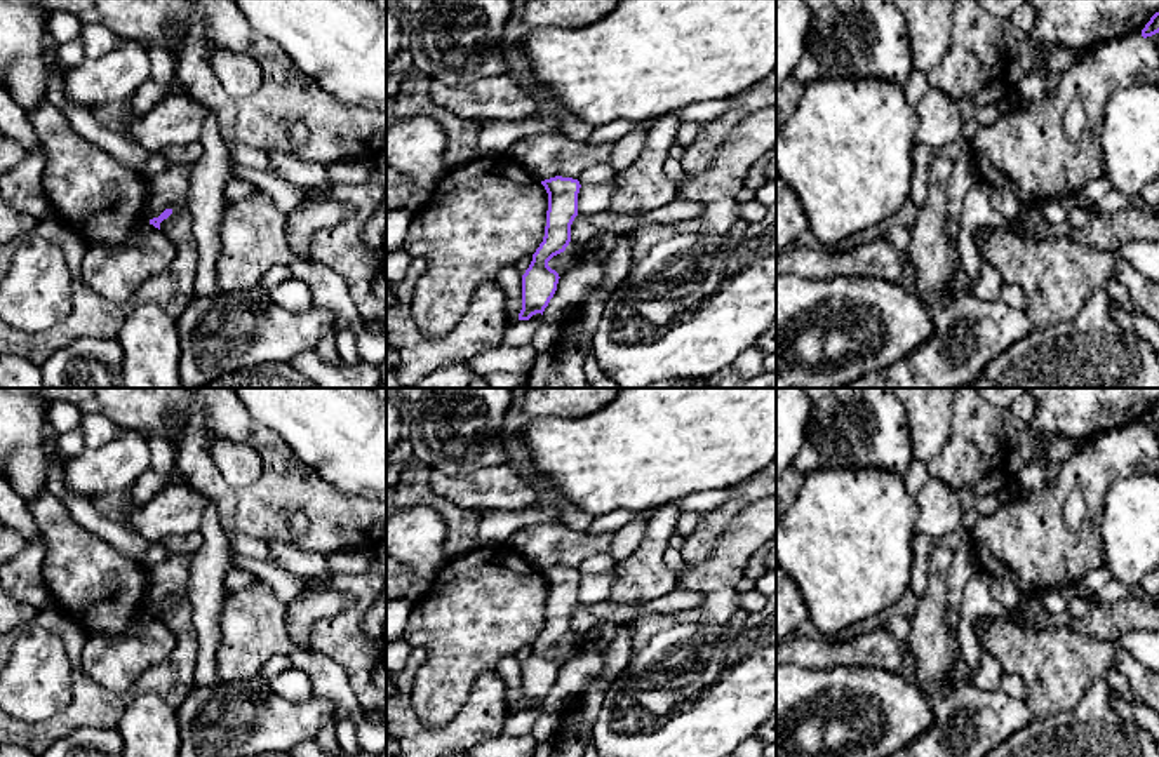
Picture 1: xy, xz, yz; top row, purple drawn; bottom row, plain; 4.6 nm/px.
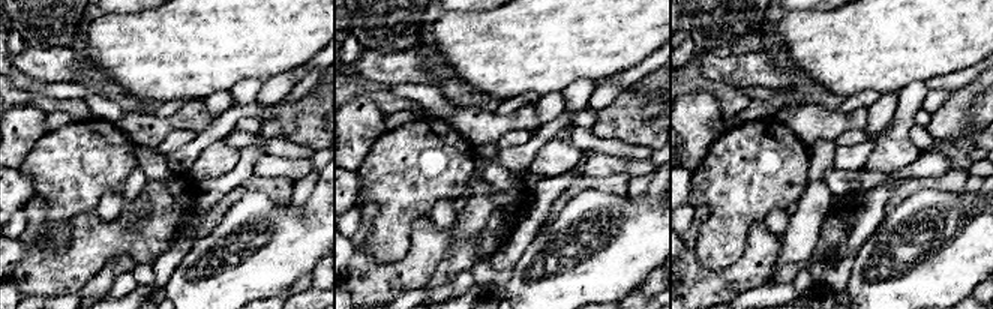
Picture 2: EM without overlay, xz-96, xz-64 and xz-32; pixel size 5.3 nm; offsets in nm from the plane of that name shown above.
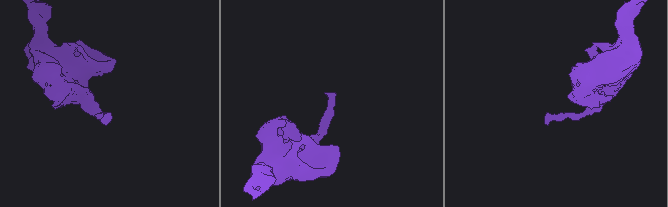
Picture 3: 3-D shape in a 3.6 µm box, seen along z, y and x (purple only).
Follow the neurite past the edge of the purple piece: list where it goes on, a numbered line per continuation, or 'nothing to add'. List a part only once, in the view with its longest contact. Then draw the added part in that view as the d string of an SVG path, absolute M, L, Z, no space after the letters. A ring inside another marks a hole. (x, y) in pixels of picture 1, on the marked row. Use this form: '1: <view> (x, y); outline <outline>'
nothing to add

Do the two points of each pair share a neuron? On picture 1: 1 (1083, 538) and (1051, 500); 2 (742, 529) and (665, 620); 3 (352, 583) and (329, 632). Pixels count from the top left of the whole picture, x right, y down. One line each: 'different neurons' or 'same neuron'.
1: same neuron
2: same neuron
3: same neuron

